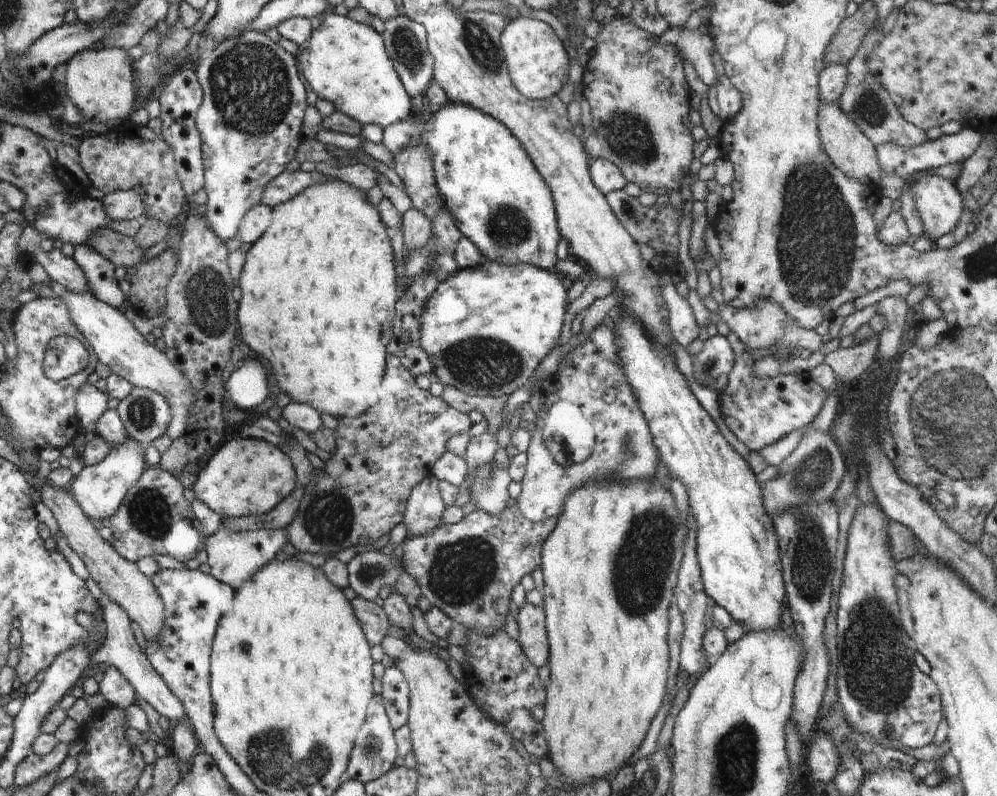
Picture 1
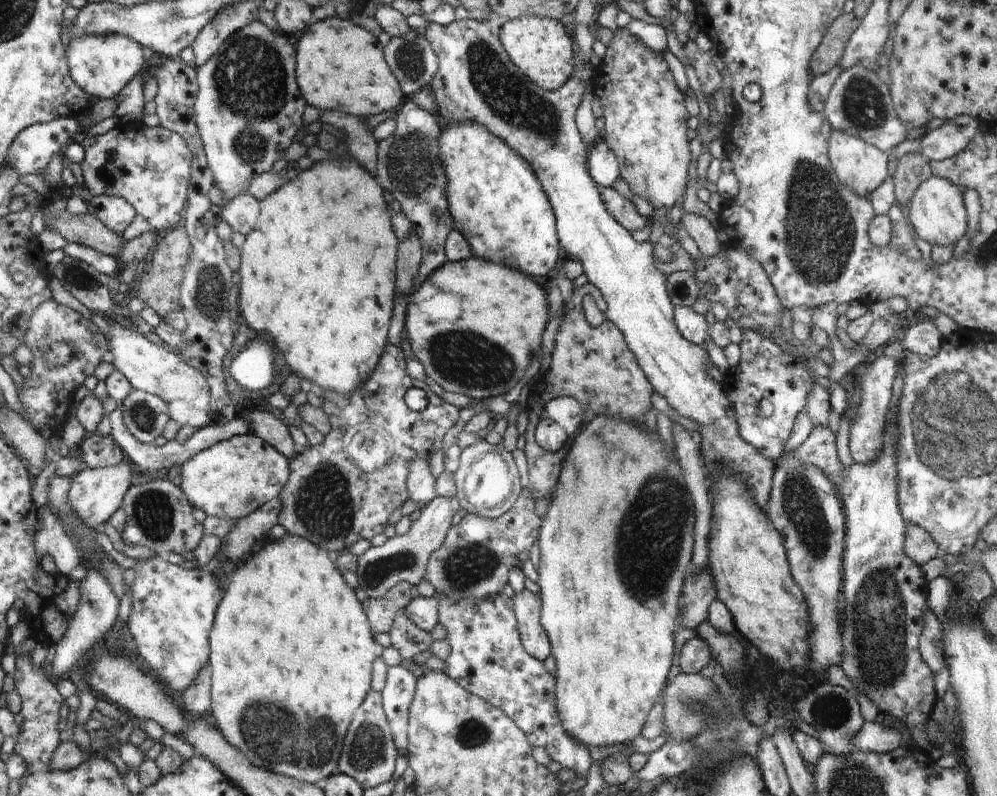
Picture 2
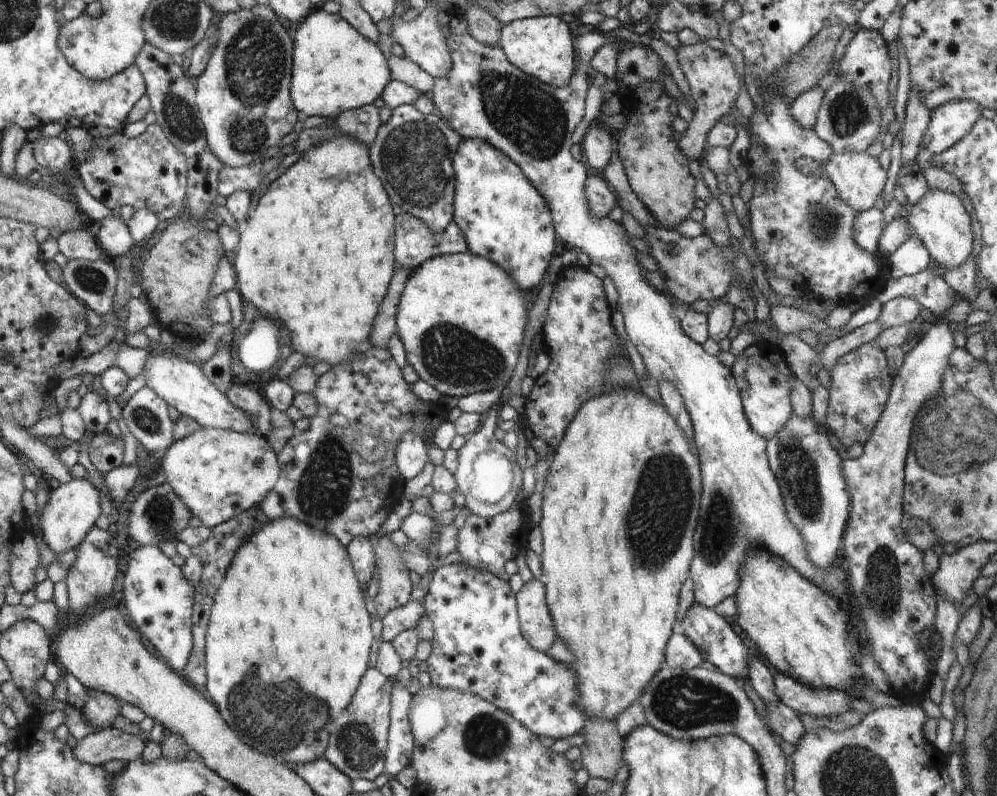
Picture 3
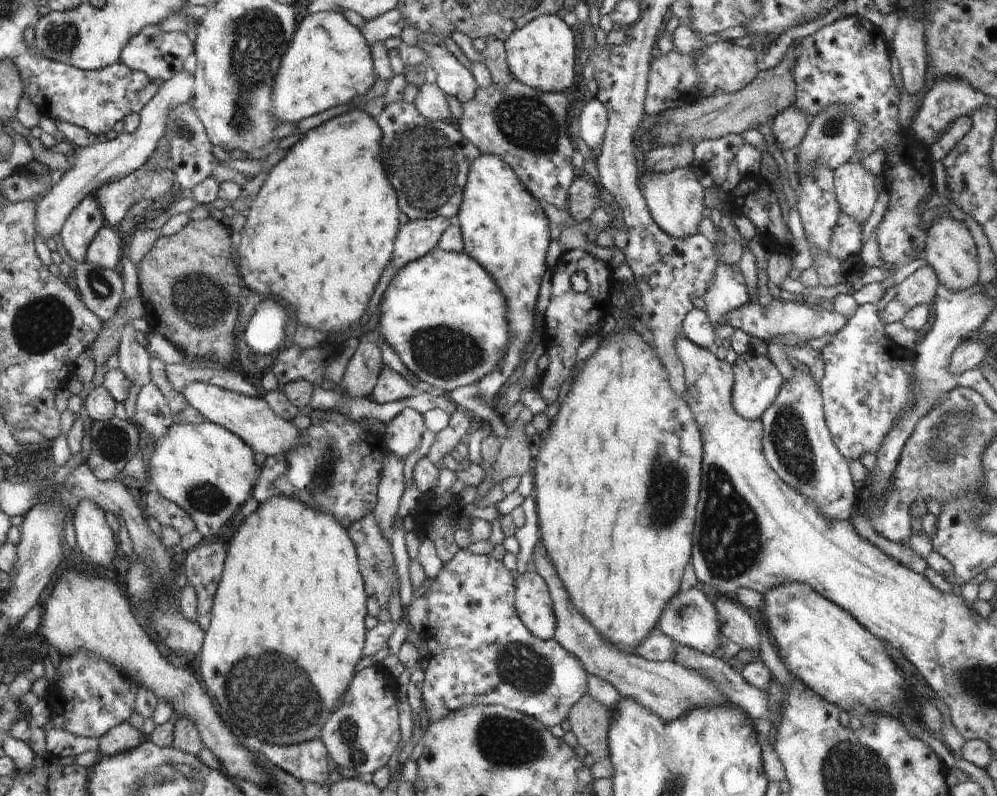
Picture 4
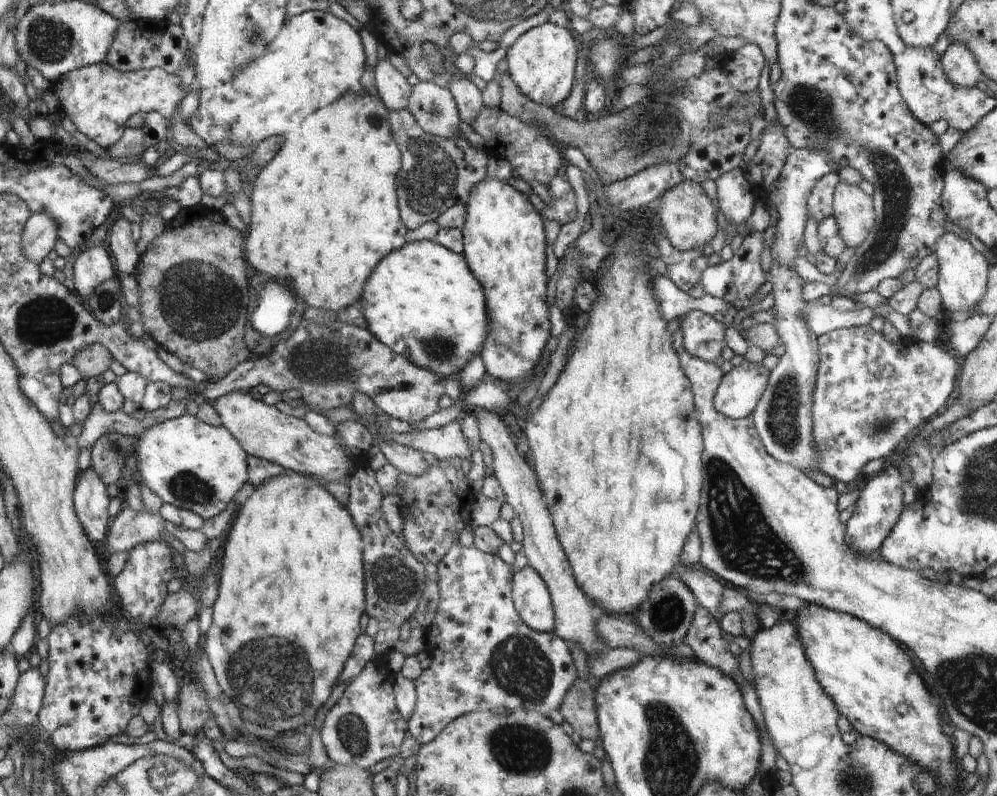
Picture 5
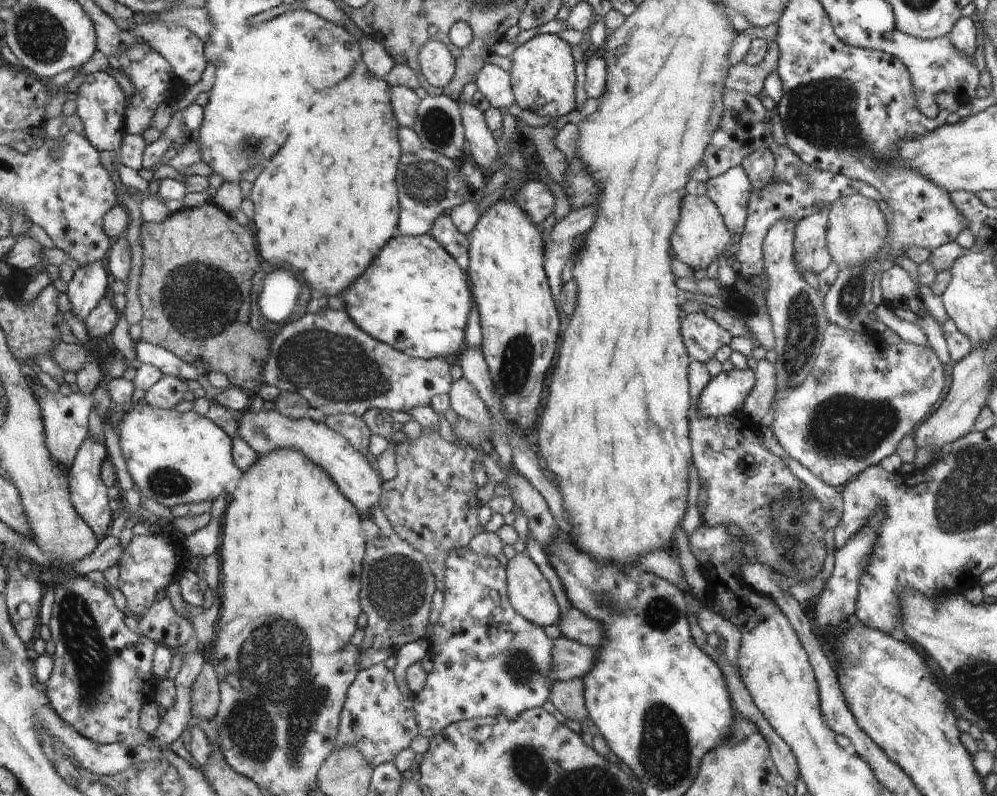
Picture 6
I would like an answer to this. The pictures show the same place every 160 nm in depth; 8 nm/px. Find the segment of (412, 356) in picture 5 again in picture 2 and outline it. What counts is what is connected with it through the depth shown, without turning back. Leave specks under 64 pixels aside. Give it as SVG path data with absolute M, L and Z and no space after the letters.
M470 257L458 262L446 261L438 269L433 270L433 273L426 277L425 281L406 296L407 307L405 310L405 333L409 340L413 356L424 366L427 381L436 382L438 386L446 392L462 393L473 401L487 399L493 396L500 396L510 392L516 384L518 384L521 375L530 366L533 356L536 351L541 352L541 340L544 328L548 323L548 306L547 306L547 291L539 286L532 277L527 274L514 270L513 268L504 266L503 264L493 263L480 257Z

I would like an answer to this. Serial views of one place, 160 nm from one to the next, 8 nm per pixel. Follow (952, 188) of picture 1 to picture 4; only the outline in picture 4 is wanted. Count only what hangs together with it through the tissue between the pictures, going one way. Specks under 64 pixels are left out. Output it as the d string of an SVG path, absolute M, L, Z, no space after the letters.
M950 213L936 218L927 230L927 239L923 256L934 269L938 282L951 291L963 291L979 282L979 262L977 246L965 227L965 224L954 219Z

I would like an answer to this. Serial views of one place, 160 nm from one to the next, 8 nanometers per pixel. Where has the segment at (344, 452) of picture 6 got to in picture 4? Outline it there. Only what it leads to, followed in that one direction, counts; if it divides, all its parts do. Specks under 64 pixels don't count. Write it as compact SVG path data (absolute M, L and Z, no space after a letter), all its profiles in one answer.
M190 383L182 394L206 421L219 424L239 436L255 453L273 457L286 455L299 445L304 445L303 432L293 421L282 419L261 397L252 398L208 383Z

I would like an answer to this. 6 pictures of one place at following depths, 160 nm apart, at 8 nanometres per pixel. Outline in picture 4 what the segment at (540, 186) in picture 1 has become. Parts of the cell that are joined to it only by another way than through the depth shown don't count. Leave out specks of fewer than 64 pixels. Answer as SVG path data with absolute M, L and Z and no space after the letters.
M480 155L471 165L463 199L458 211L458 225L463 247L493 278L505 298L509 322L509 345L495 369L479 380L481 401L493 406L492 399L508 387L508 378L518 368L524 348L533 341L536 328L536 300L542 276L547 270L547 250L551 241L550 223L539 200L520 182L516 173L496 155Z

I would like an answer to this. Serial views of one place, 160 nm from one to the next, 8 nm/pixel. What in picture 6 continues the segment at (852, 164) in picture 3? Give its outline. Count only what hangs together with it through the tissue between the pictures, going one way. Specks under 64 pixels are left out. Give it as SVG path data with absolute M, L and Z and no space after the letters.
M859 194L840 197L829 206L828 213L827 249L831 262L840 270L860 267L878 254L887 237L887 223L875 200Z

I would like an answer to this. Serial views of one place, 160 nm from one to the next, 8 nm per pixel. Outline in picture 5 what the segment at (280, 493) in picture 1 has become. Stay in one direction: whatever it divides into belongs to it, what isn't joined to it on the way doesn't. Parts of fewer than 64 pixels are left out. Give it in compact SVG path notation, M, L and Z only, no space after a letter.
M187 413L152 425L136 437L134 446L138 456L136 468L138 468L137 477L140 484L147 486L158 495L162 503L190 510L204 521L224 511L230 501L237 499L244 484L249 483L248 456L228 429L224 426L213 427Z

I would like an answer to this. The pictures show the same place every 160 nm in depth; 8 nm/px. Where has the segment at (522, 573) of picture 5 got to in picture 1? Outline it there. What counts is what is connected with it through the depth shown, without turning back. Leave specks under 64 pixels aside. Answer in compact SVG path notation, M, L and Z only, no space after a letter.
M531 602L518 610L518 643L529 661L538 668L549 661L549 642L545 625L545 612Z

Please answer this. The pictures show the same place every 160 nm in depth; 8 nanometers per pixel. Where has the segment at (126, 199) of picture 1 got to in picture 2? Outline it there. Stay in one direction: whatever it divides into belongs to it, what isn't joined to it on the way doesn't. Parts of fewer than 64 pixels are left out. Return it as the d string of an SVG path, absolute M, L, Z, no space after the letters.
M92 195L88 203L94 206L95 216L114 234L124 235L127 226L137 215L134 207L126 200L108 195Z

